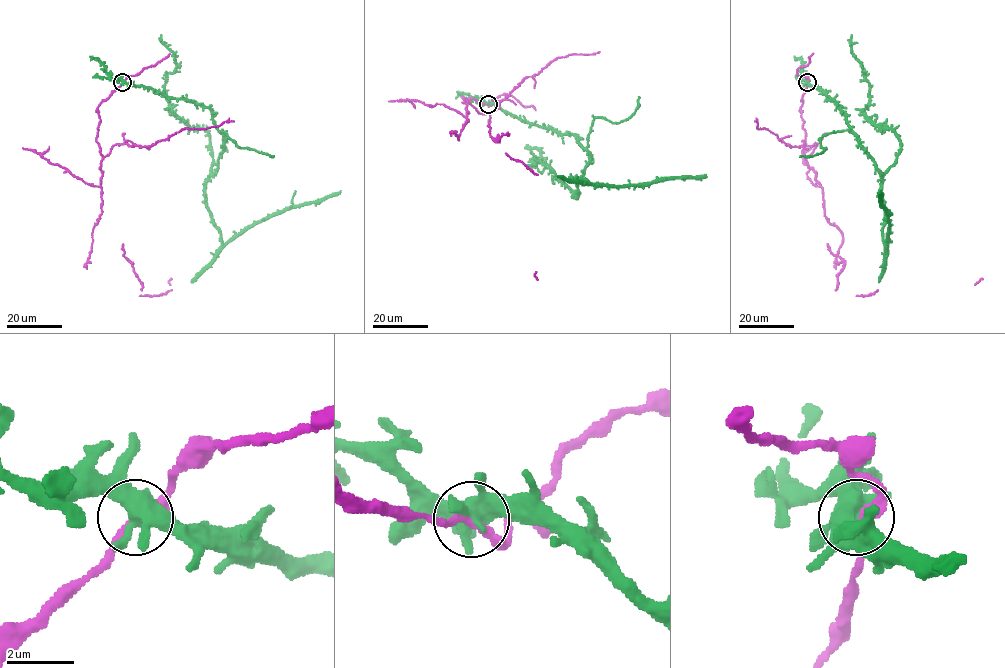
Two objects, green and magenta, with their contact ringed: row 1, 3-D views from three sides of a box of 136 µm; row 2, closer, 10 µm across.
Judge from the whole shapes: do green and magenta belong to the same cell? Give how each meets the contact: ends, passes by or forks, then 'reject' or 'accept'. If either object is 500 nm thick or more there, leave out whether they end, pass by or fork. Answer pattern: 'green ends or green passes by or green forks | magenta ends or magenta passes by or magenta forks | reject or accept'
green forks | magenta passes by | accept

